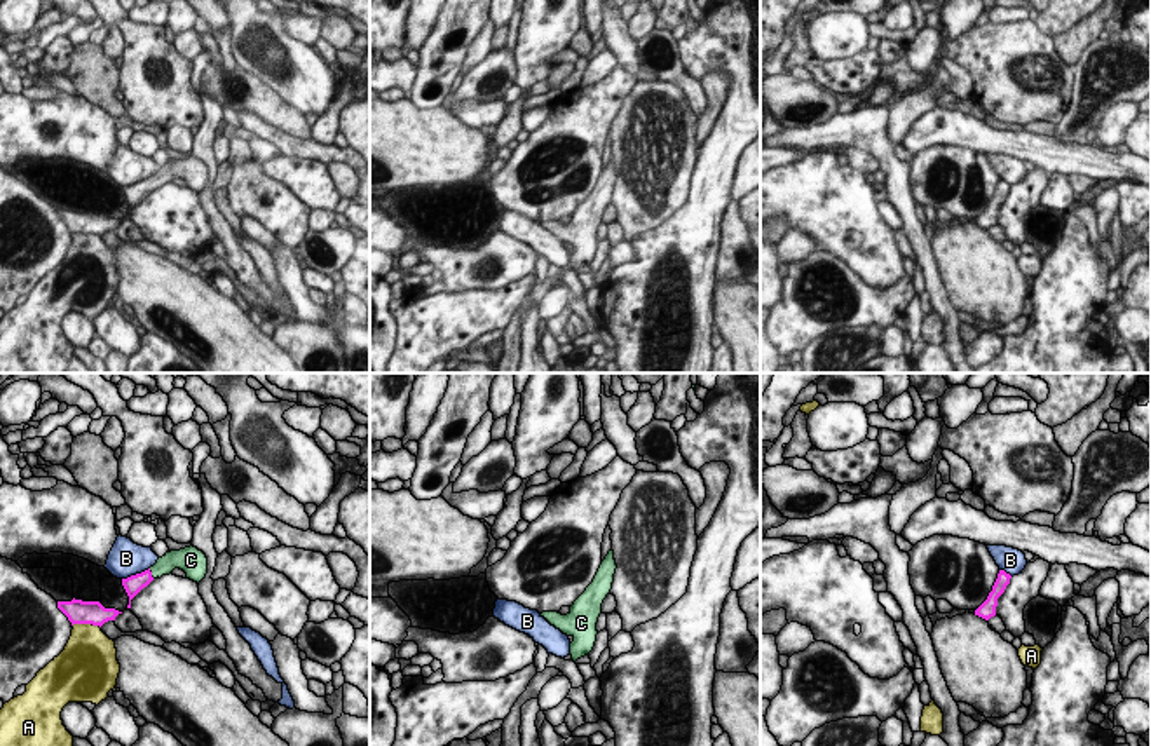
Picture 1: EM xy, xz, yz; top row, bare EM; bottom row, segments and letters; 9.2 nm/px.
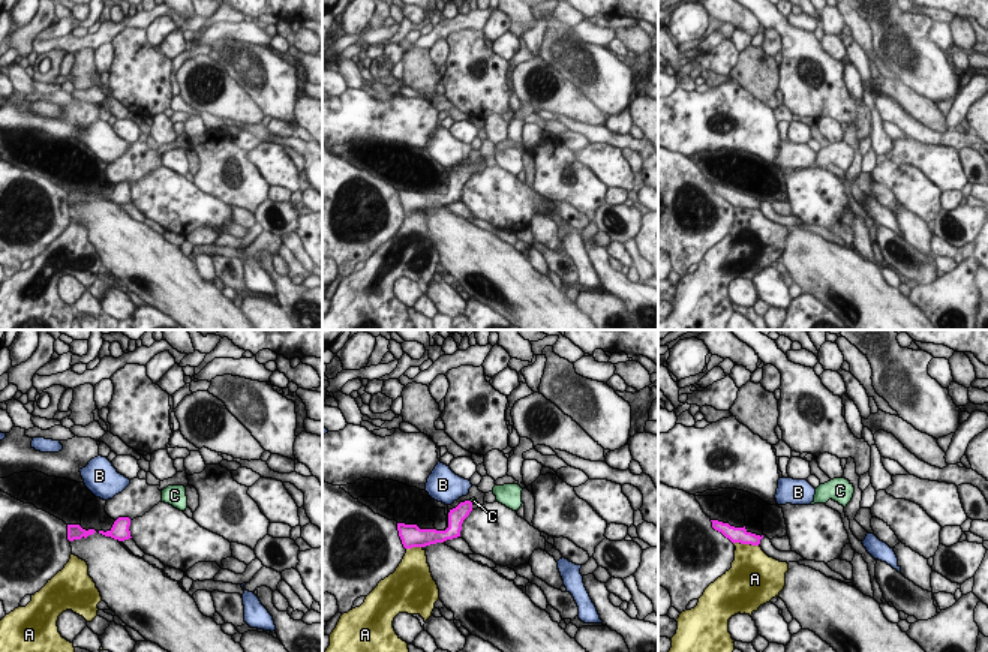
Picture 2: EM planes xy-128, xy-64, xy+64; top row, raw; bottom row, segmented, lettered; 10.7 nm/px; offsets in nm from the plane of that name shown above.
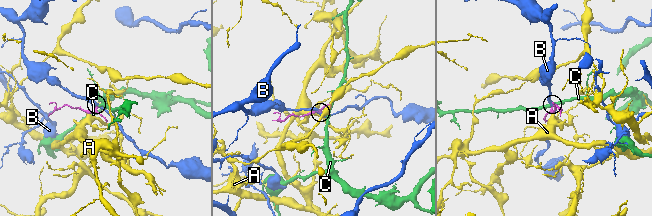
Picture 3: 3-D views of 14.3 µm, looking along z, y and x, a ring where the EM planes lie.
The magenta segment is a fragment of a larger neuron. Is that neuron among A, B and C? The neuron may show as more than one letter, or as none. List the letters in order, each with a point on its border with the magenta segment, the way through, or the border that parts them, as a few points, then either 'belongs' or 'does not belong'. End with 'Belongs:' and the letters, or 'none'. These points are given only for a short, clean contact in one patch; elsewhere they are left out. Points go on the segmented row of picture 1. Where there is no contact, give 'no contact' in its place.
A: contact xy (86, 623); border xy (72, 624), (96, 624), (100, 628); does not belong
B: contact xy (136, 574); border xy (149, 567), (122, 579); does not belong
C: contact xy (150, 574); way xy (133, 584), (150, 574), (164, 565); belongs
Belongs: C

